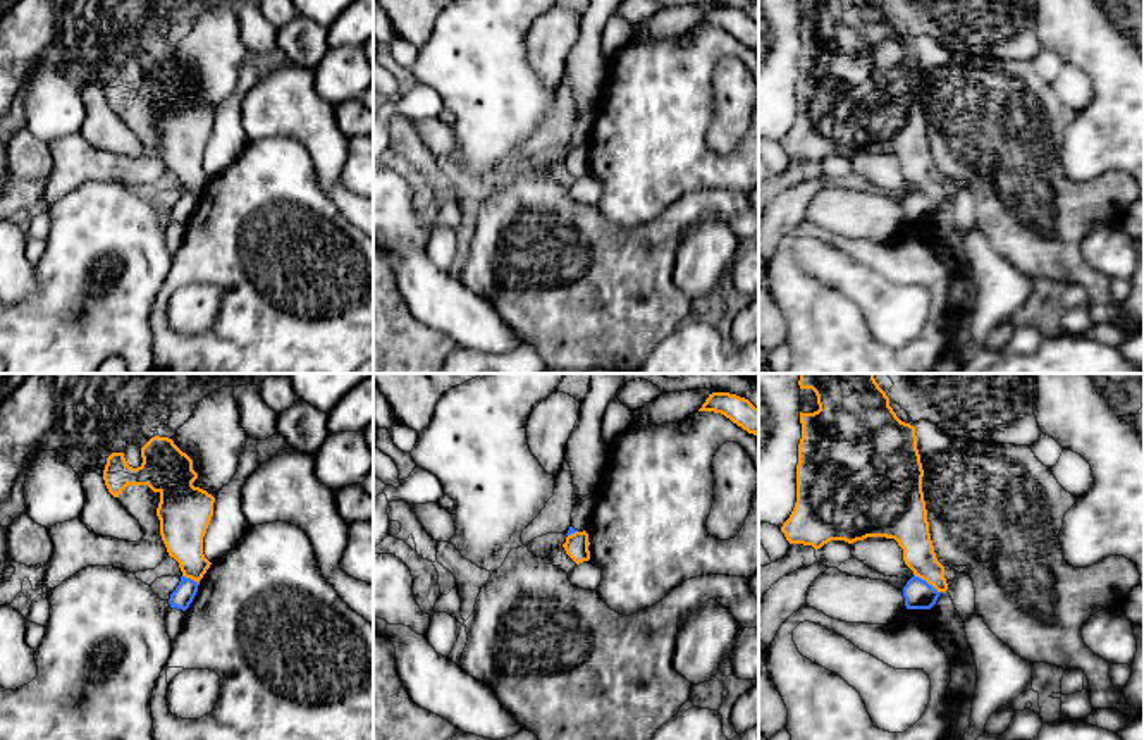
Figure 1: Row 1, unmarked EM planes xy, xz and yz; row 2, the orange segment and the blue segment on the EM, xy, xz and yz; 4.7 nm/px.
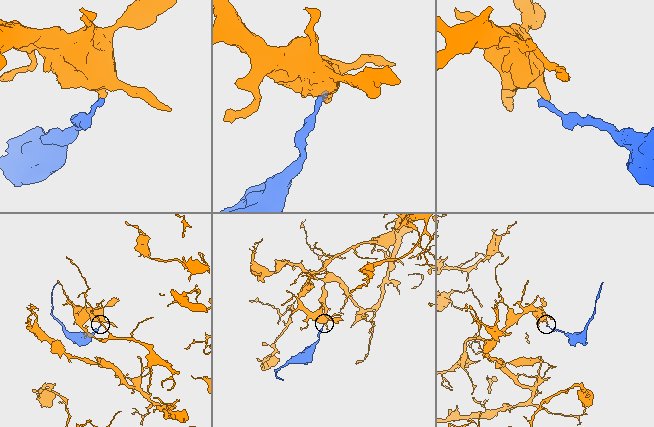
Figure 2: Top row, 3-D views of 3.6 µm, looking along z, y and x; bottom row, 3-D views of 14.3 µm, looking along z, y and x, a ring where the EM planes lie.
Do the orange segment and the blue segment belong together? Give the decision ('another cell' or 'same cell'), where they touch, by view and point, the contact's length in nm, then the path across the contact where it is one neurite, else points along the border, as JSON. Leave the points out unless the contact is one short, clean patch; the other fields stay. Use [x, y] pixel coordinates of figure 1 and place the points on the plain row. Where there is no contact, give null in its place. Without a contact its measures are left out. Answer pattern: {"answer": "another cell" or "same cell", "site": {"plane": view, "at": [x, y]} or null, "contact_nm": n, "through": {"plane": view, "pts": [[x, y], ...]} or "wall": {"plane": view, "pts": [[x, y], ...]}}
{"answer": "another cell", "site": {"plane": "yz", "at": [928, 197]}, "contact_nm": 160, "wall": {"plane": "yz", "pts": [[914, 188], [940, 207]]}}

